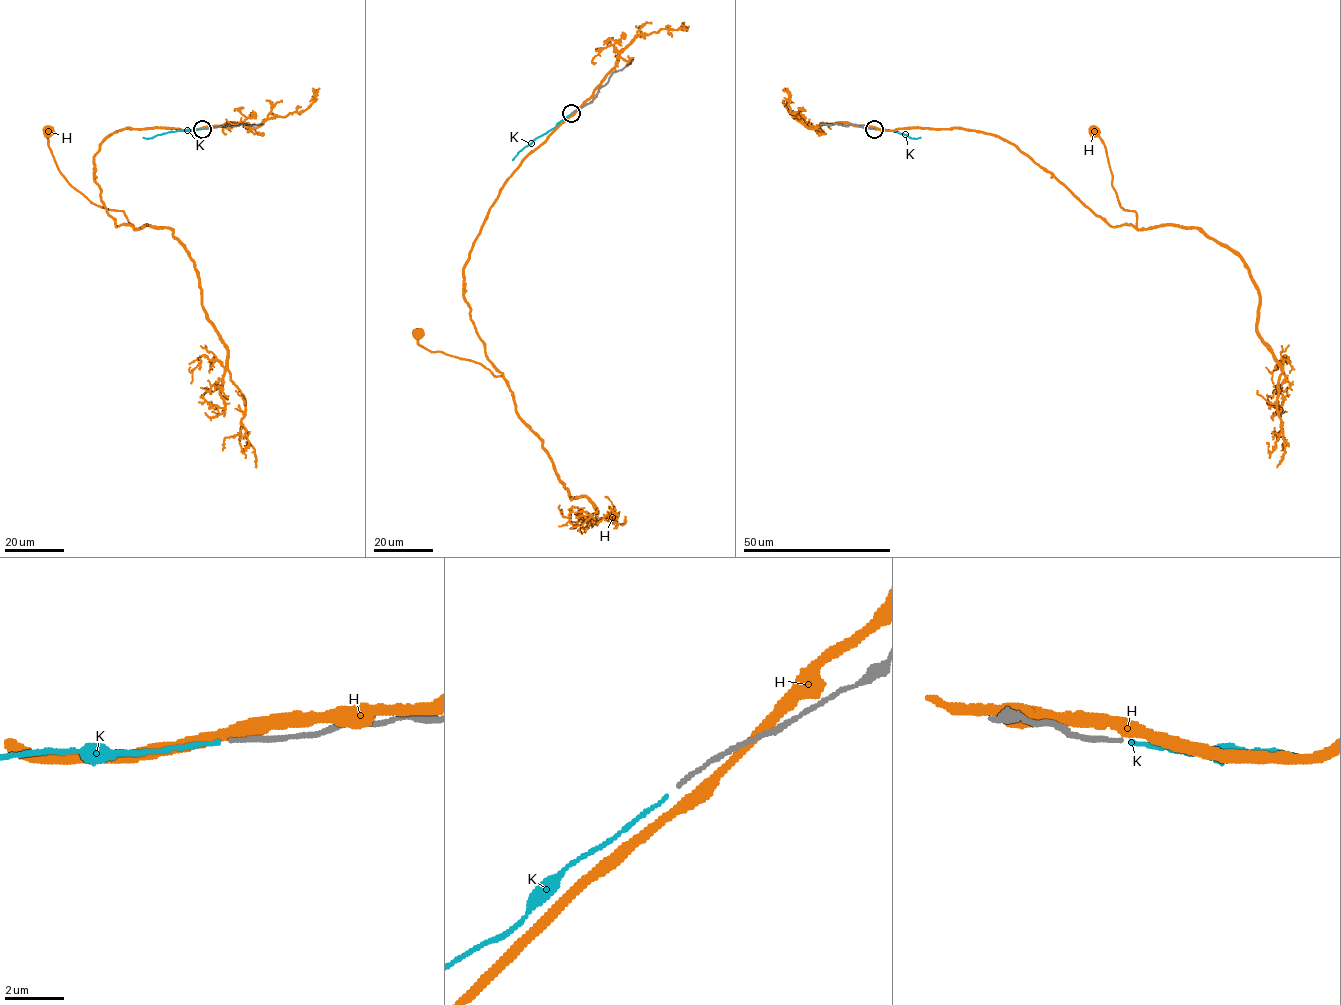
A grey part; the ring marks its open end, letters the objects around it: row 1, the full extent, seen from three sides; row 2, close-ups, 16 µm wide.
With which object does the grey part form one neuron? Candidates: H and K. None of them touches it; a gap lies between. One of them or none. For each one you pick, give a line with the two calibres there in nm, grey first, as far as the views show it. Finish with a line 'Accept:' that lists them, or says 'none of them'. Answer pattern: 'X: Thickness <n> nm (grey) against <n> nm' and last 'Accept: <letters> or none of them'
K: Thickness 120 nm (grey) against 100 nm
Accept: K

